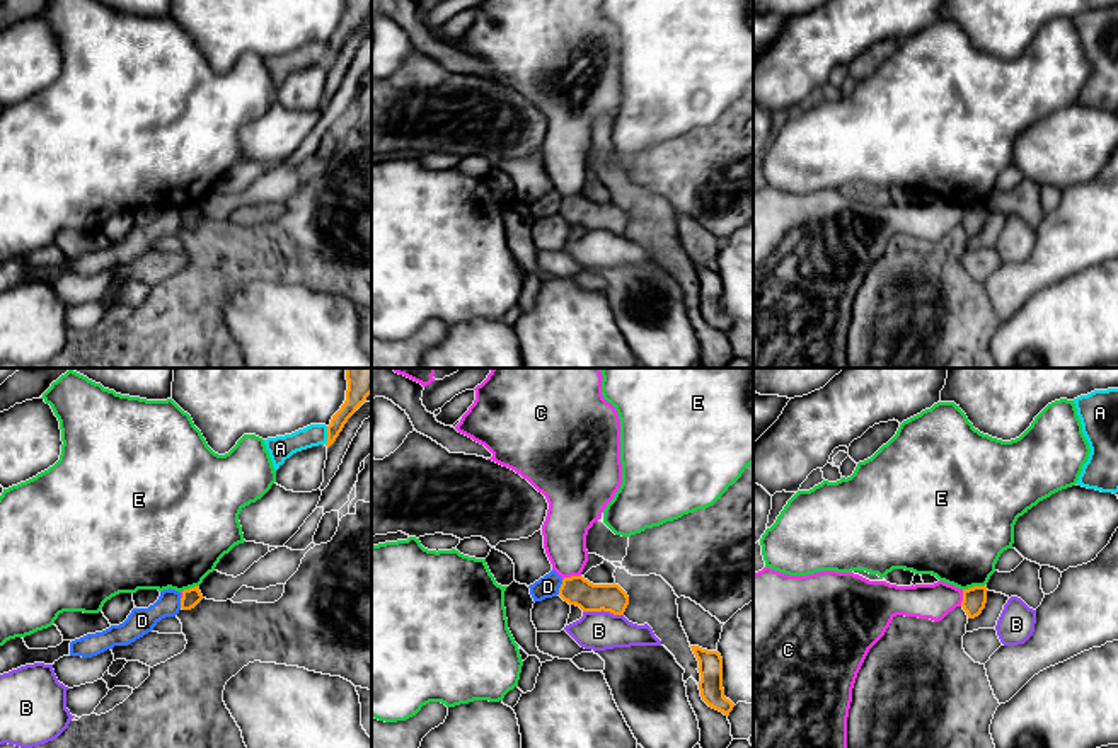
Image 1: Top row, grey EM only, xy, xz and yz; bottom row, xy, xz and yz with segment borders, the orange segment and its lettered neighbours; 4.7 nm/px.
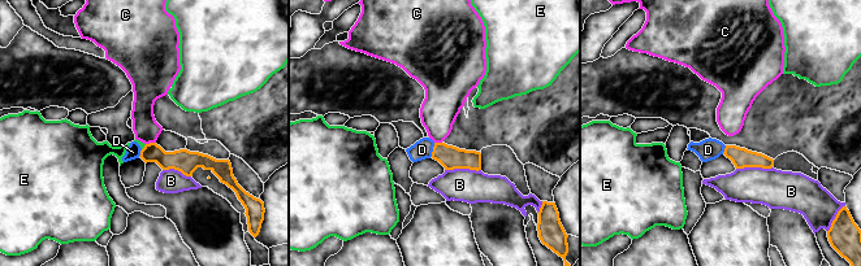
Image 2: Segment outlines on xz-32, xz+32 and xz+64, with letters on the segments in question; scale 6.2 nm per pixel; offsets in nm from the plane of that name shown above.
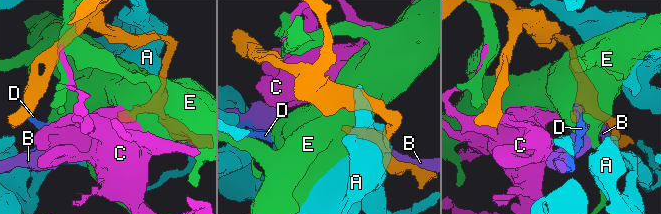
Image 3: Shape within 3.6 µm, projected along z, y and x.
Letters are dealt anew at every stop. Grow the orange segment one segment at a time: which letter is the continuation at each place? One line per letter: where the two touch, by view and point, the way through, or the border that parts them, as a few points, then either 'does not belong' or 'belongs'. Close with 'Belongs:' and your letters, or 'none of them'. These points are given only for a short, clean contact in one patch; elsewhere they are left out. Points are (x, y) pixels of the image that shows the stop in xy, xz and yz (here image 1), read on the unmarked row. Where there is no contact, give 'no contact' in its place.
A: xy (328, 53) | does not belong
B: xz (604, 229) | does not belong
C: xz (571, 195) | along xz (580, 193), (563, 198) | does not belong
D: xz (561, 205) | along xz (563, 198), (558, 212) | does not belong
E: yz (973, 205) | does not belong
Belongs: none of them

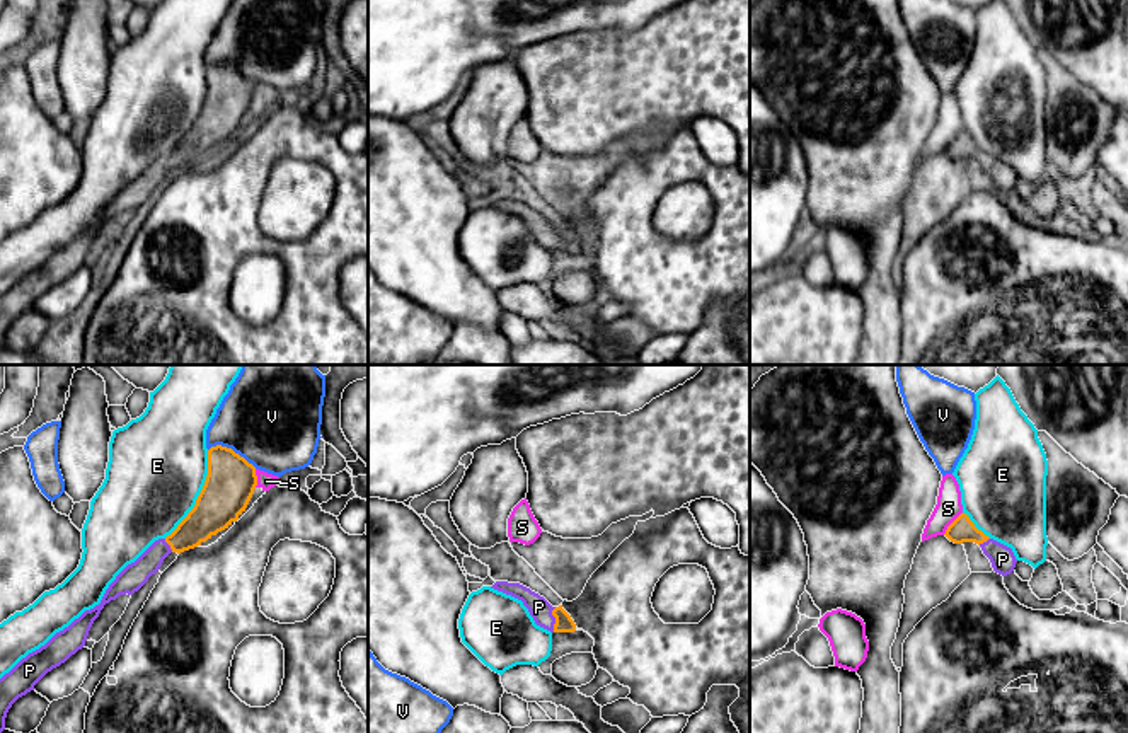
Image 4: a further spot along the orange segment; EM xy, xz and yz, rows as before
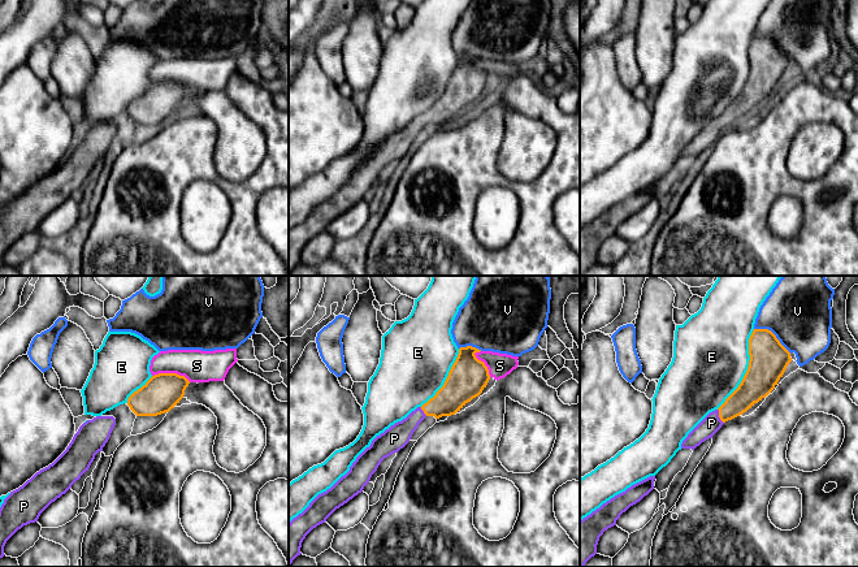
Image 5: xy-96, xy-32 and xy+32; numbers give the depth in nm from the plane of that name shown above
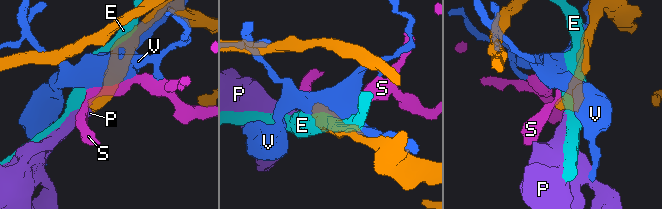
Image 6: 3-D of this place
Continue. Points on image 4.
E: xy (200, 113) | does not belong
P: xz (556, 237) | across xz (563, 237), (556, 237), (539, 225) | belongs
S: yz (951, 142) | does not belong
V: xy (230, 67) | does not belong
Belongs: P

